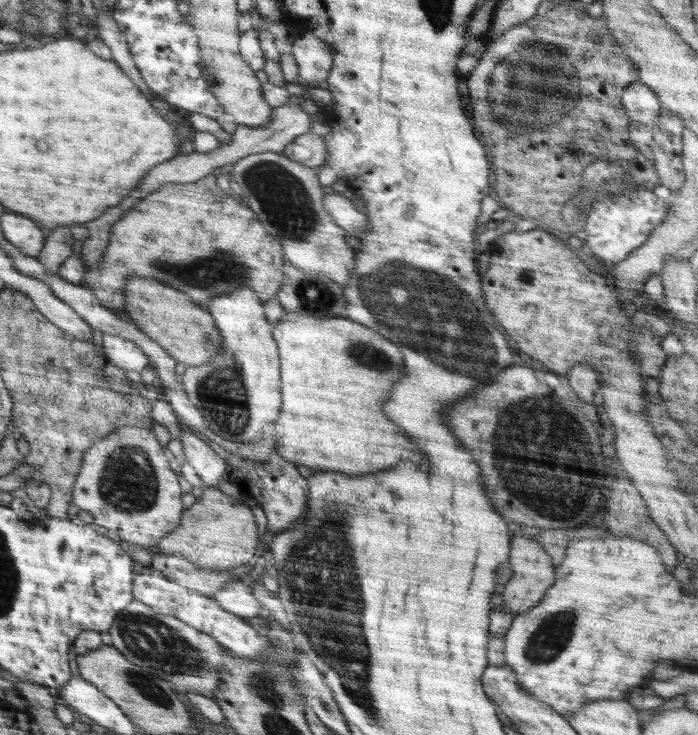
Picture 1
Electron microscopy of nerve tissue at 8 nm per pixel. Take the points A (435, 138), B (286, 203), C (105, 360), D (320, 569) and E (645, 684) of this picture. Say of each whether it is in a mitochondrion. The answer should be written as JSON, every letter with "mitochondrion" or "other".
{"A":"other","B":"mitochondrion","C":"other","D":"mitochondrion","E":"other"}

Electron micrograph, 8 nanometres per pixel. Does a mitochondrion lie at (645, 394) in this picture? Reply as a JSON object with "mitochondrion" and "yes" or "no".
{"mitochondrion":"no"}

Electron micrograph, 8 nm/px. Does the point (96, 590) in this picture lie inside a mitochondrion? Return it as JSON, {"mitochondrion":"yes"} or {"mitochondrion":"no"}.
{"mitochondrion":"no"}

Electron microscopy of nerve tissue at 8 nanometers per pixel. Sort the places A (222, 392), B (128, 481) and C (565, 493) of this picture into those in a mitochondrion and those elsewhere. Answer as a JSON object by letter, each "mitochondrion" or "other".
{"A":"mitochondrion","B":"mitochondrion","C":"mitochondrion"}

